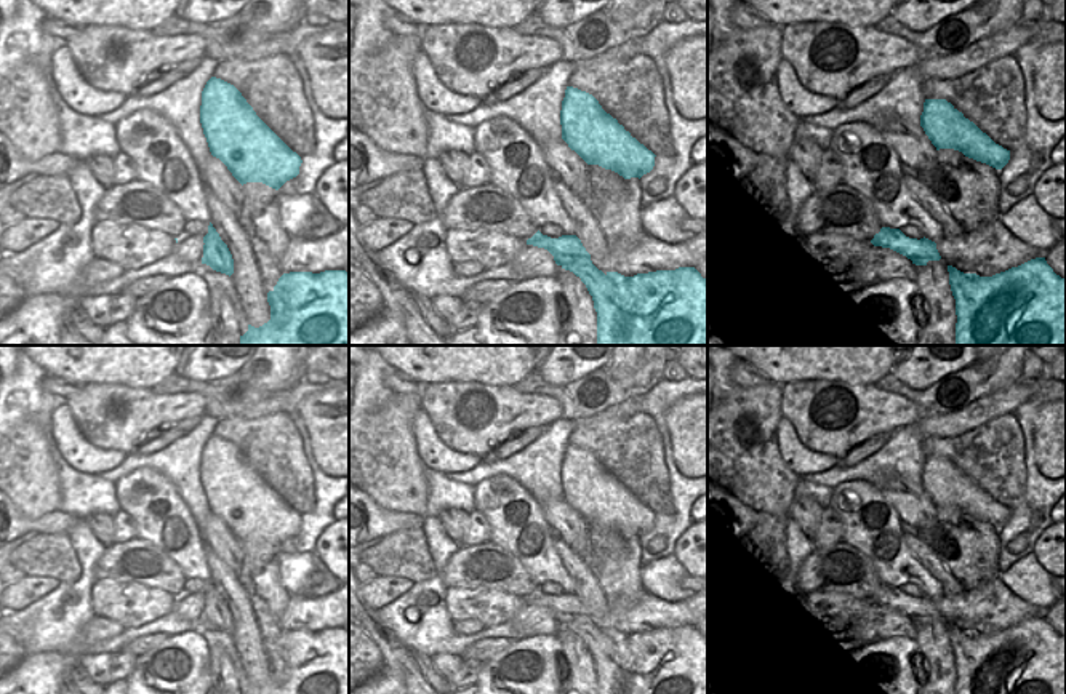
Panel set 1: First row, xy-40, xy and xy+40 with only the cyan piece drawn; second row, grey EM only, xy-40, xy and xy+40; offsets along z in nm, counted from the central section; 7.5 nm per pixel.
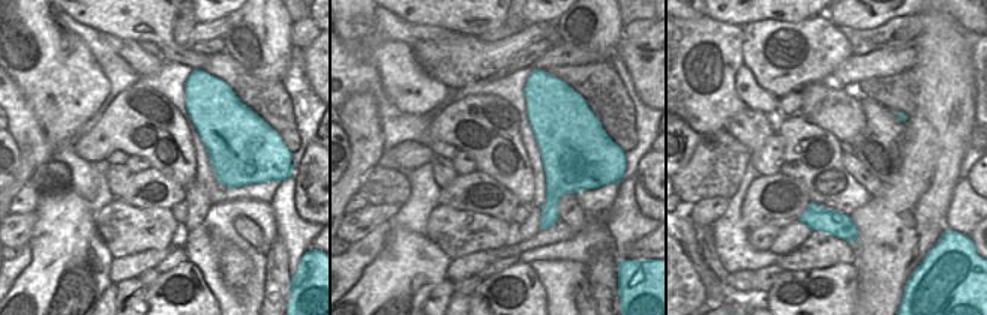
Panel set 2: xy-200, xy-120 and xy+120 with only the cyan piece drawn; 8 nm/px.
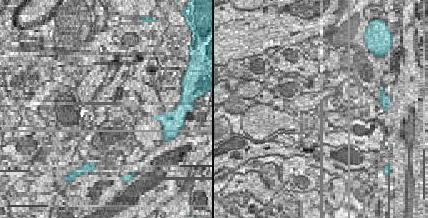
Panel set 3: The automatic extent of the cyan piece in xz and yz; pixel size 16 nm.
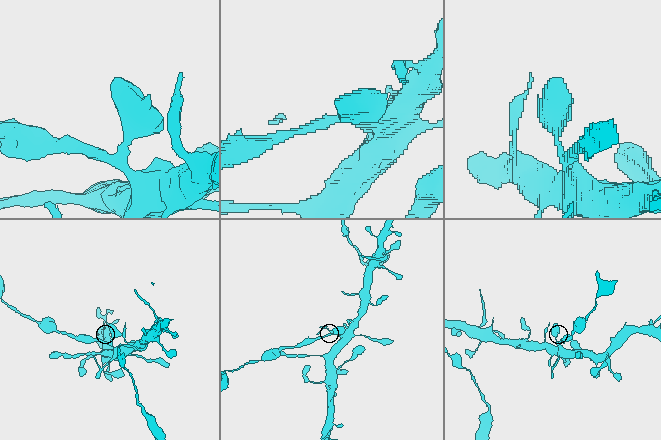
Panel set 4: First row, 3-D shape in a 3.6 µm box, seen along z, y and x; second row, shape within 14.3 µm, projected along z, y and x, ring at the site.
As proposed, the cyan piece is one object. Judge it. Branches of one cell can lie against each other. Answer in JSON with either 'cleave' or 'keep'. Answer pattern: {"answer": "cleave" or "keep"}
{"answer": "cleave"}

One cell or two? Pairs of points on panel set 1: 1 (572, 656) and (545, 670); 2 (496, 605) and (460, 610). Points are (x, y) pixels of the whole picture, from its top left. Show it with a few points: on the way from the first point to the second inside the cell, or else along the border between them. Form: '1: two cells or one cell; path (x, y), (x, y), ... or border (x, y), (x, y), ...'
1: two cells; border (557, 634), (561, 677)
2: one cell; path (487, 606), (469, 608)

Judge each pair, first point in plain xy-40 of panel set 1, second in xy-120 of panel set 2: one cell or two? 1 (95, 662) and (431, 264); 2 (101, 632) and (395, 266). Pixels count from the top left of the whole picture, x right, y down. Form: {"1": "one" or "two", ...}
{"1": "two", "2": "one"}

